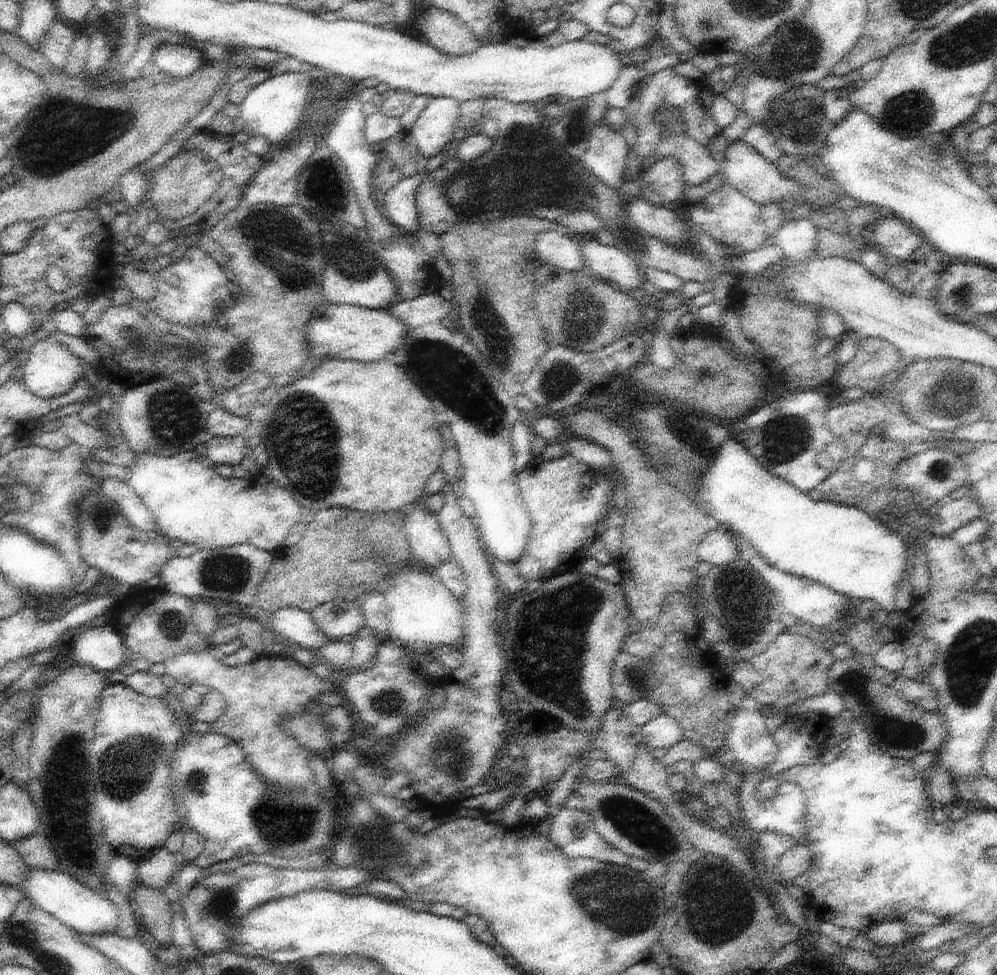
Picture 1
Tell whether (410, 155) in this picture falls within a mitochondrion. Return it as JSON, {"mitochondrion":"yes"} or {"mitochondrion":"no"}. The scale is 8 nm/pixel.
{"mitochondrion":"no"}

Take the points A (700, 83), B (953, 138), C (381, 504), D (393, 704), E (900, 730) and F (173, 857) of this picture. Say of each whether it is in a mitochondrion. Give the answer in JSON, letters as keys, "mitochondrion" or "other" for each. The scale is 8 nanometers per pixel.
{"A":"other","B":"other","C":"other","D":"mitochondrion","E":"mitochondrion","F":"other"}

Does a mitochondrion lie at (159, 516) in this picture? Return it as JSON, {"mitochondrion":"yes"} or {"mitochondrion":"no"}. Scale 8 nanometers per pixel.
{"mitochondrion":"no"}

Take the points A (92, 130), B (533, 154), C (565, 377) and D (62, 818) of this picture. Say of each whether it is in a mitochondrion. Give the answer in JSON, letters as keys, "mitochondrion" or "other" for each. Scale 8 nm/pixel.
{"A":"mitochondrion","B":"mitochondrion","C":"mitochondrion","D":"mitochondrion"}

